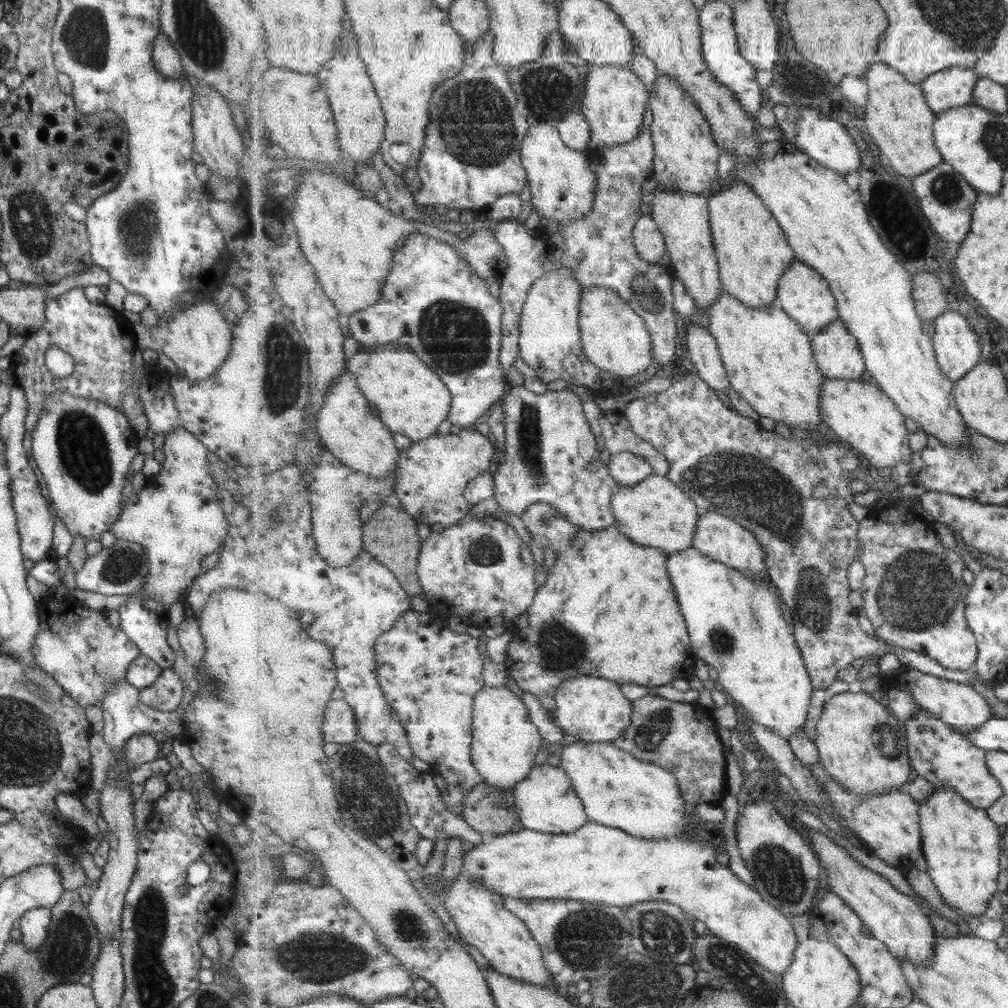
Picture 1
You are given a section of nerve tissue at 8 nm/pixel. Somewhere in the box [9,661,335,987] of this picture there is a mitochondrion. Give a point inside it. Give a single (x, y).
(74, 937)

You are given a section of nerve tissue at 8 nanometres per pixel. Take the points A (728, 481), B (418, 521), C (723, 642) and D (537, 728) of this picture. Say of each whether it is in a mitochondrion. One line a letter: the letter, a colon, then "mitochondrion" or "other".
A: mitochondrion
B: other
C: mitochondrion
D: other

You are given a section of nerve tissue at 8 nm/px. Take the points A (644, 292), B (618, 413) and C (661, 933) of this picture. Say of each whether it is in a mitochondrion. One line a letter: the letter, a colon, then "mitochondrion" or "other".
A: mitochondrion
B: other
C: mitochondrion

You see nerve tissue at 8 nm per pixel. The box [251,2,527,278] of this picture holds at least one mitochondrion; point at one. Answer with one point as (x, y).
(477, 140)

